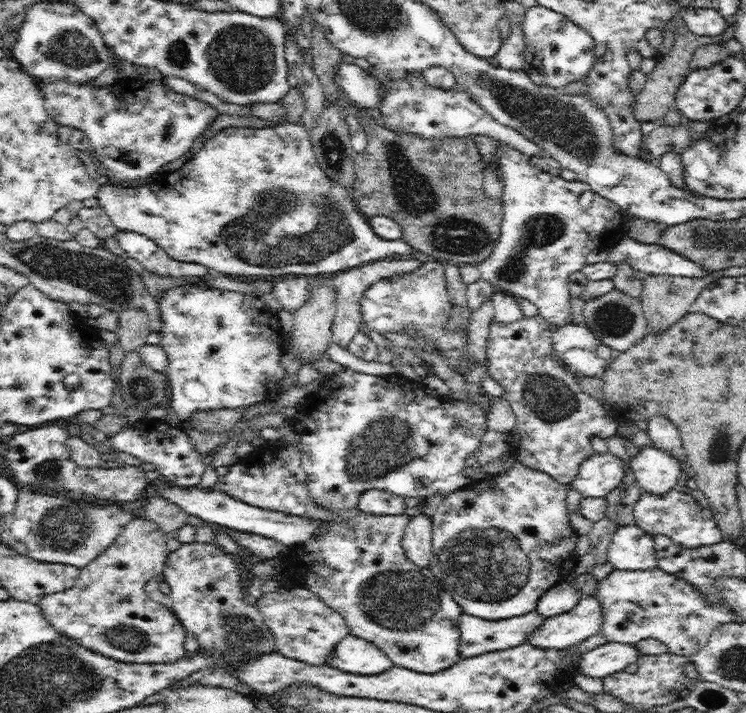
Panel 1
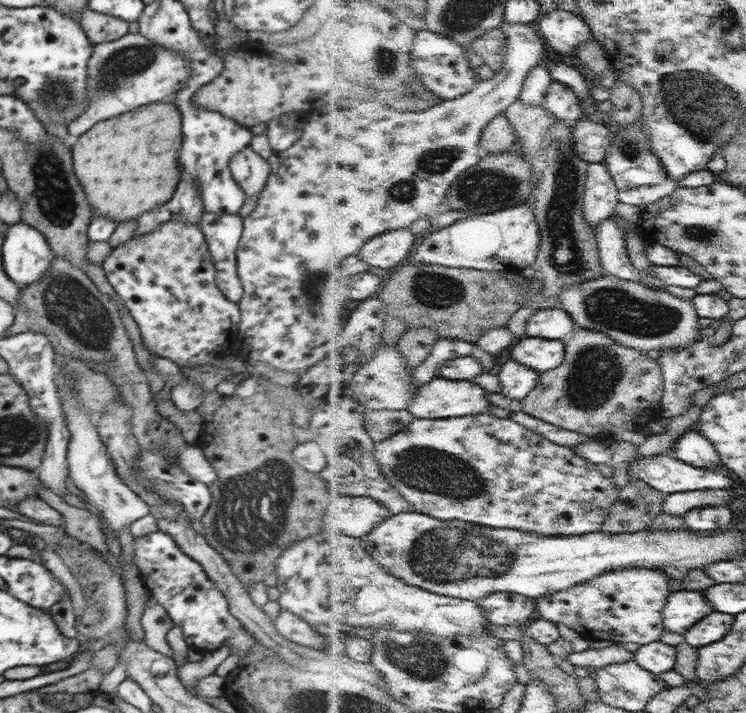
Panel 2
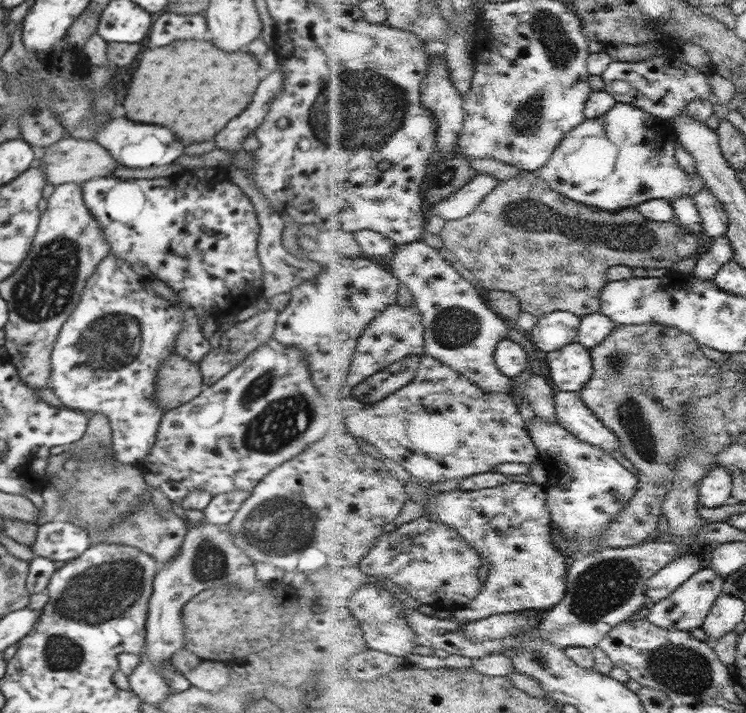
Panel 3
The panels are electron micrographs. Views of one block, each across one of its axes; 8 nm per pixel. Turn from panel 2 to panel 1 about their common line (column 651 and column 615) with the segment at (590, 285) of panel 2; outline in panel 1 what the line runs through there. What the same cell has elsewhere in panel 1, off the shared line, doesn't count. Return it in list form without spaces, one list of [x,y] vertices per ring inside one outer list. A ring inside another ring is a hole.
[[[614,287],[612,290],[599,295],[588,295],[582,298],[582,324],[602,343],[611,348],[611,355],[615,357],[624,349],[627,349],[634,341],[637,341],[647,332],[648,326],[645,320],[640,299],[631,298],[629,294]]]

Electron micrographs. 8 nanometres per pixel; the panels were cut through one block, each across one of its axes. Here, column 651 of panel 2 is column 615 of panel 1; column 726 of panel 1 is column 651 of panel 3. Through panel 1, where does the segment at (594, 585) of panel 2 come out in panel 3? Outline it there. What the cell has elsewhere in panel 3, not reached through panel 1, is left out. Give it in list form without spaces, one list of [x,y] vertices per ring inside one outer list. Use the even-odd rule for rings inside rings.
[[[713,567],[700,570],[678,588],[672,596],[663,598],[658,604],[652,605],[647,618],[654,624],[668,630],[691,631],[696,630],[696,628],[703,628],[708,615],[716,606],[717,600],[725,593],[726,583],[727,580]]]

